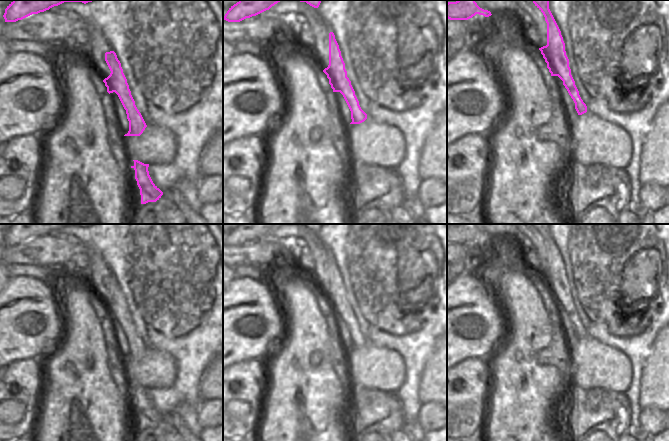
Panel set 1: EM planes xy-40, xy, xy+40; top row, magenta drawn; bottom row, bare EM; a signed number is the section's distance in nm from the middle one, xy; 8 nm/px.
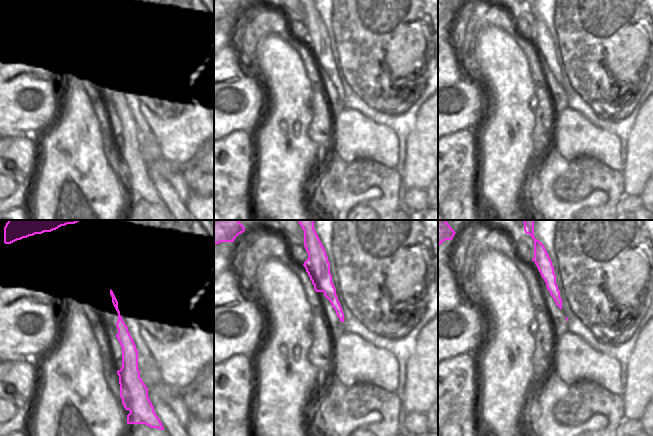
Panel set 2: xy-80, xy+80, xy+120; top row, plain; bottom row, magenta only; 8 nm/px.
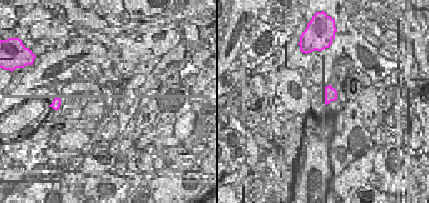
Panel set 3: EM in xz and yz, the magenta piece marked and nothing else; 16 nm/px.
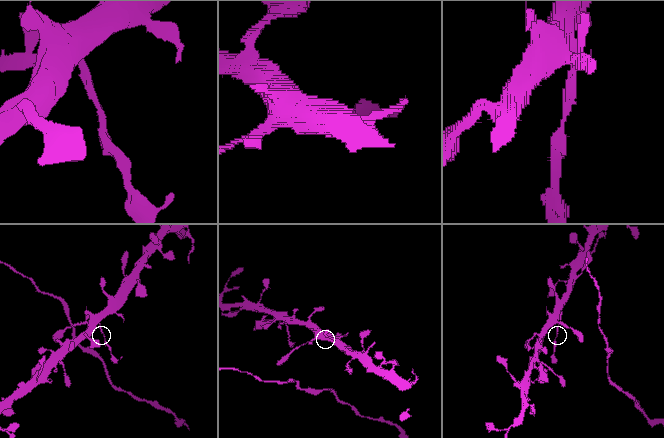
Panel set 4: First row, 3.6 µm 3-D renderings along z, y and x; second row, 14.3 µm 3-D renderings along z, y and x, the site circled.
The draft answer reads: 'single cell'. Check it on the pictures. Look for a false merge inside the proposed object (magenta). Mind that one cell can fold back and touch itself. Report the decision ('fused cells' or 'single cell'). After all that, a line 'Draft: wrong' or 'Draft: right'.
fused cells
Draft: wrong

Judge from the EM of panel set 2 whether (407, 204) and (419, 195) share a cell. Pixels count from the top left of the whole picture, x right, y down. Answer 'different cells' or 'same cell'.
same cell

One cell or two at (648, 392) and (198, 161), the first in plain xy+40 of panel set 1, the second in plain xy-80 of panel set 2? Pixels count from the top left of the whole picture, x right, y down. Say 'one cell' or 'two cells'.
one cell

